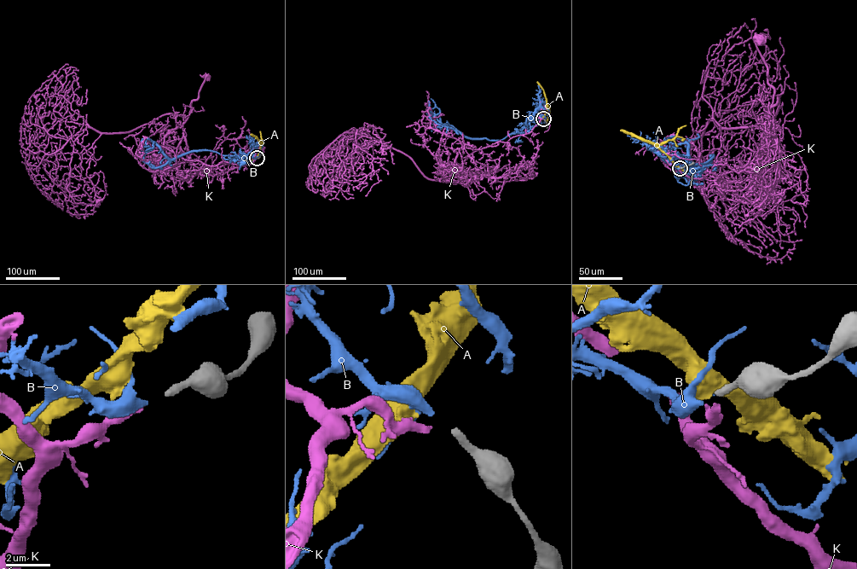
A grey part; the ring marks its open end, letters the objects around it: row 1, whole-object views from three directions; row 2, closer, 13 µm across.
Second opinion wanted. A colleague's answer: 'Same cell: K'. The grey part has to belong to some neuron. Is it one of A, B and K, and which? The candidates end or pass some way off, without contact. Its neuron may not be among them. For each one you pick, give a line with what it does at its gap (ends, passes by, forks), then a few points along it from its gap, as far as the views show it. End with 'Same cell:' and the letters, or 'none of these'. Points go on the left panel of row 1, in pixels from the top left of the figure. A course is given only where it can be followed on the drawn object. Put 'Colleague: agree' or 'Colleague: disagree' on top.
Colleague: disagree
Same cell: none of these

